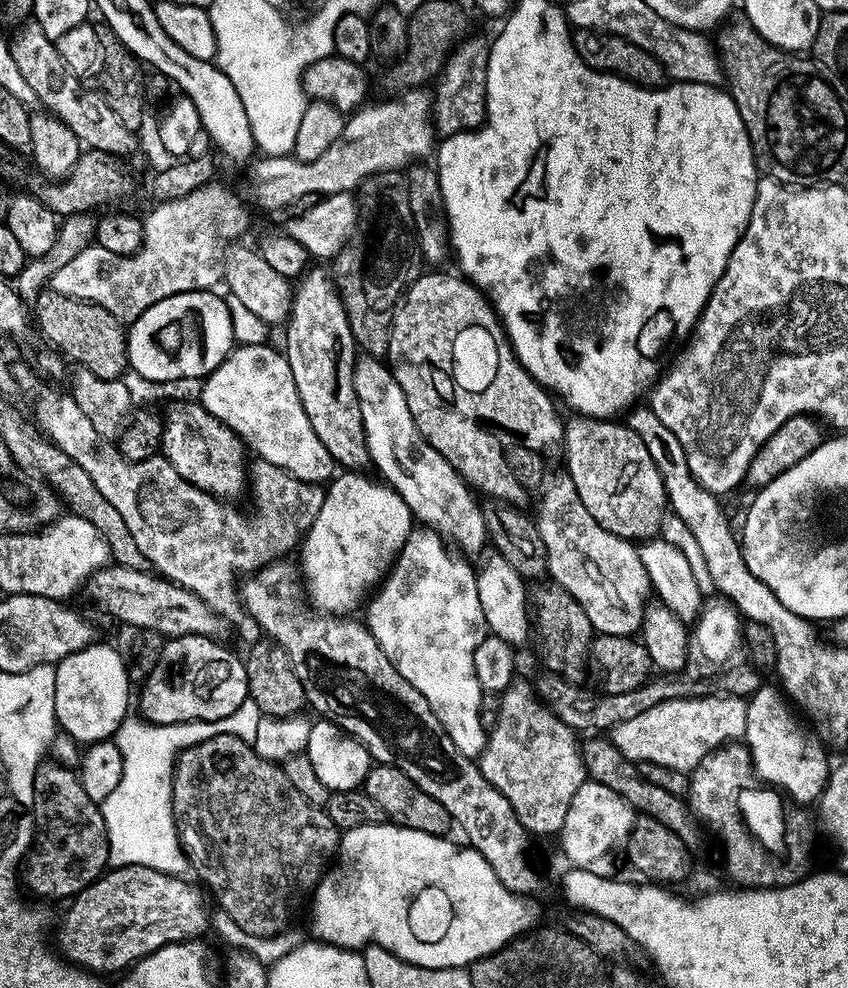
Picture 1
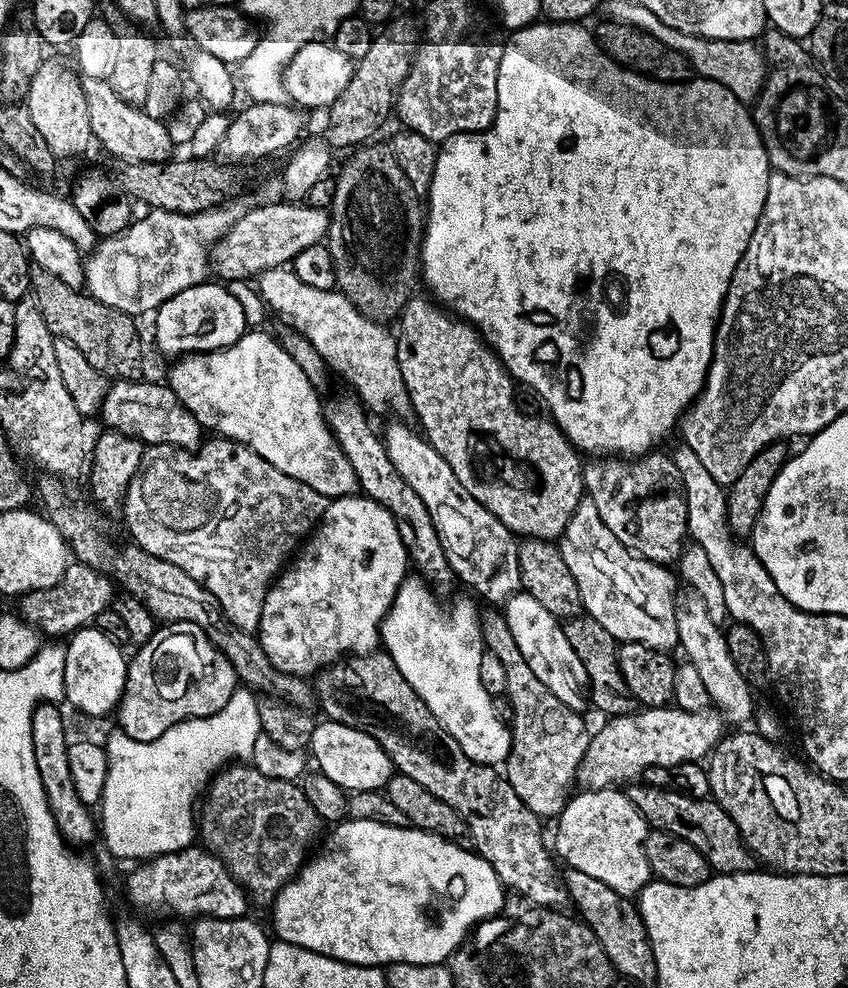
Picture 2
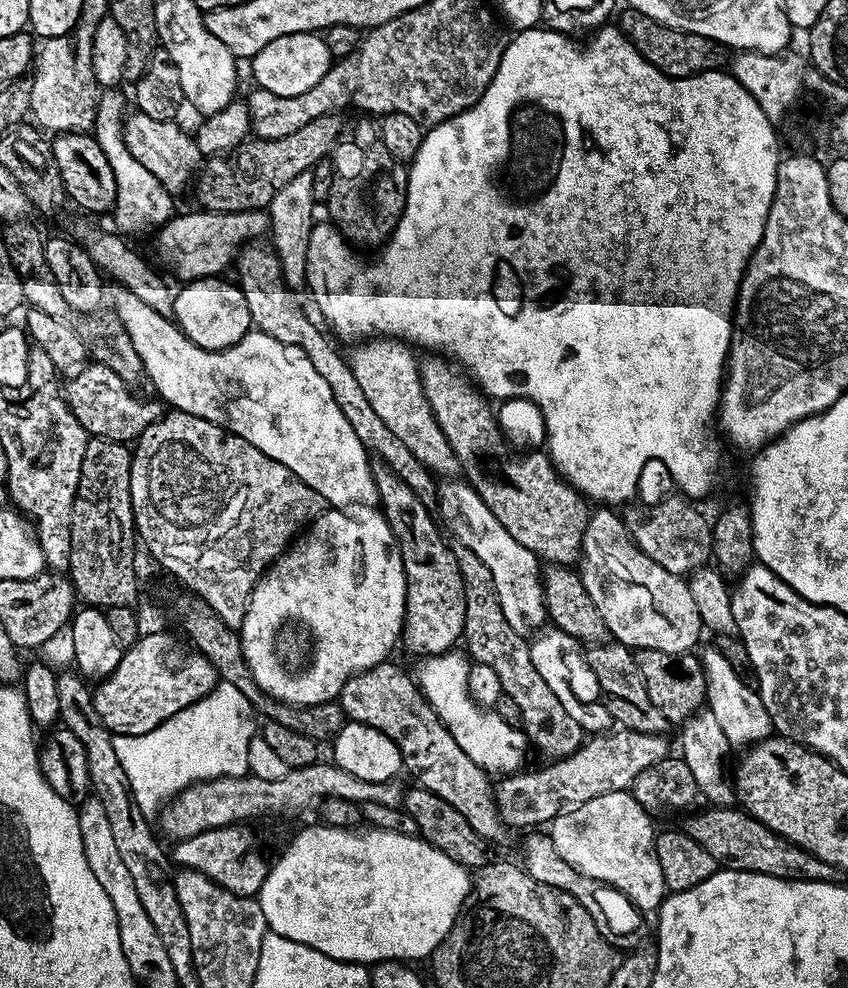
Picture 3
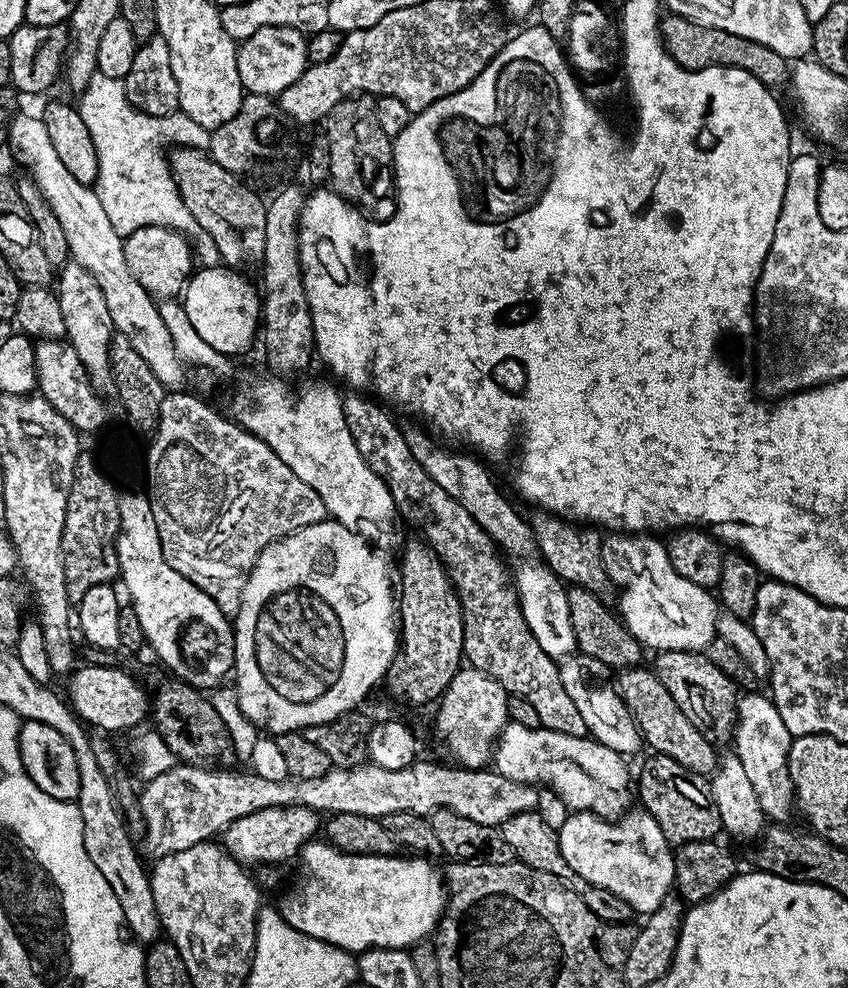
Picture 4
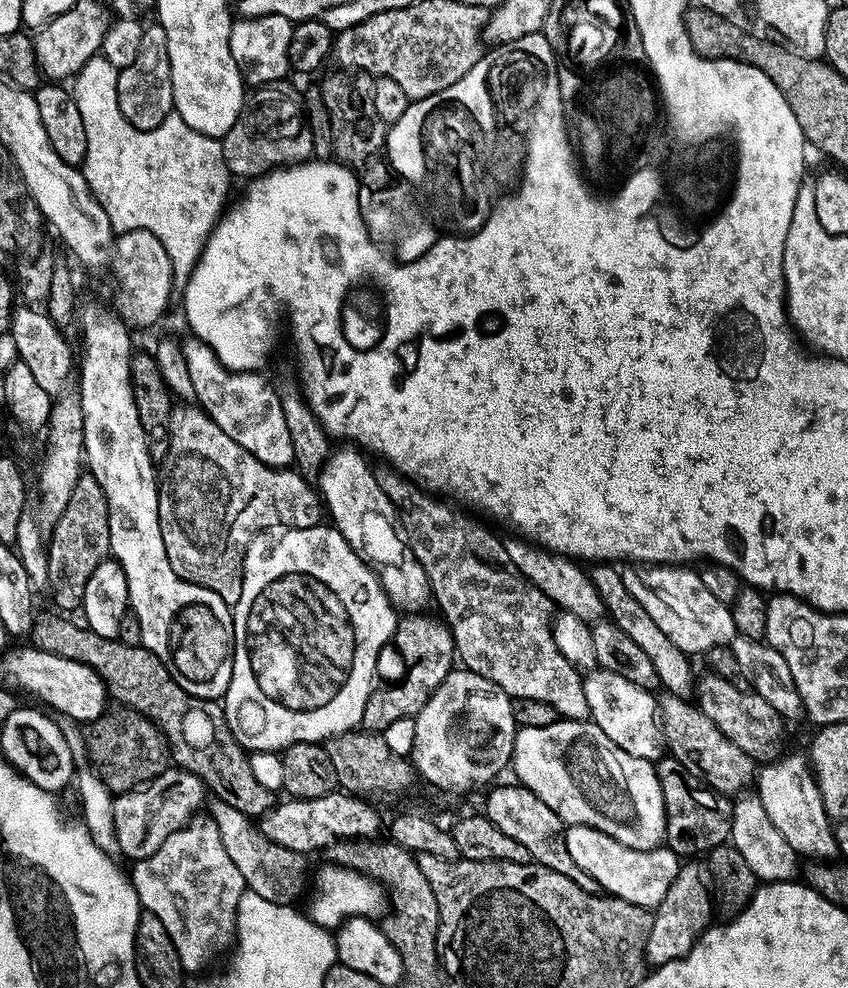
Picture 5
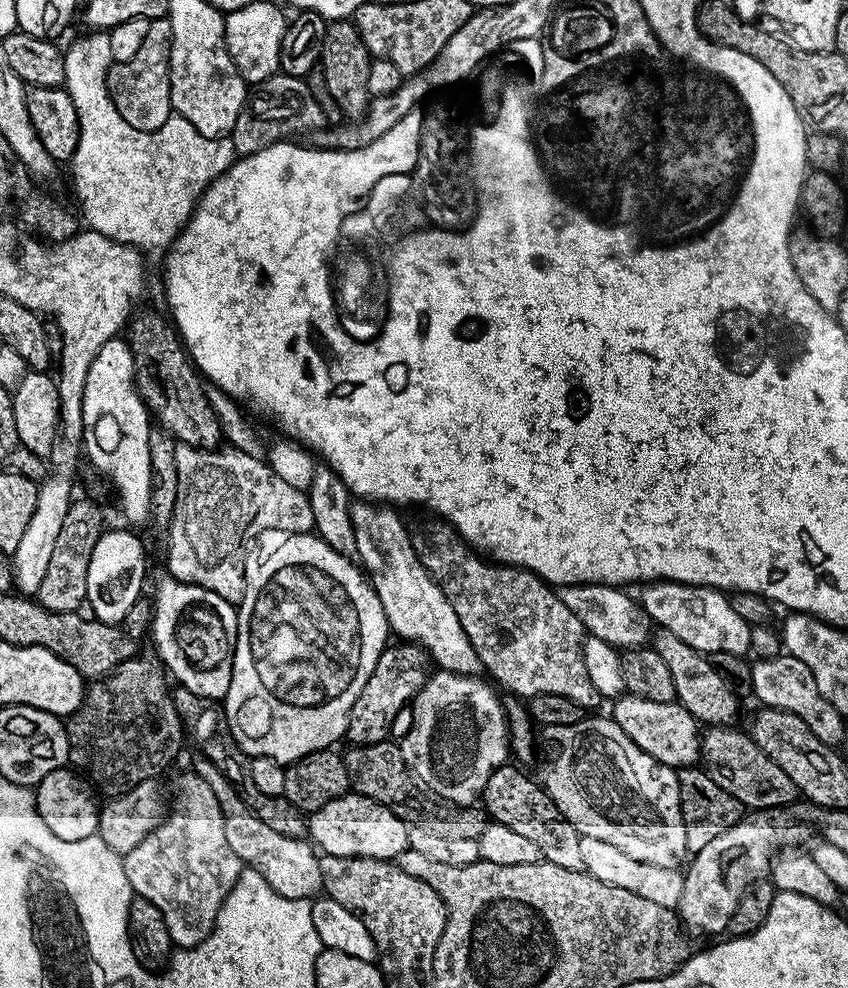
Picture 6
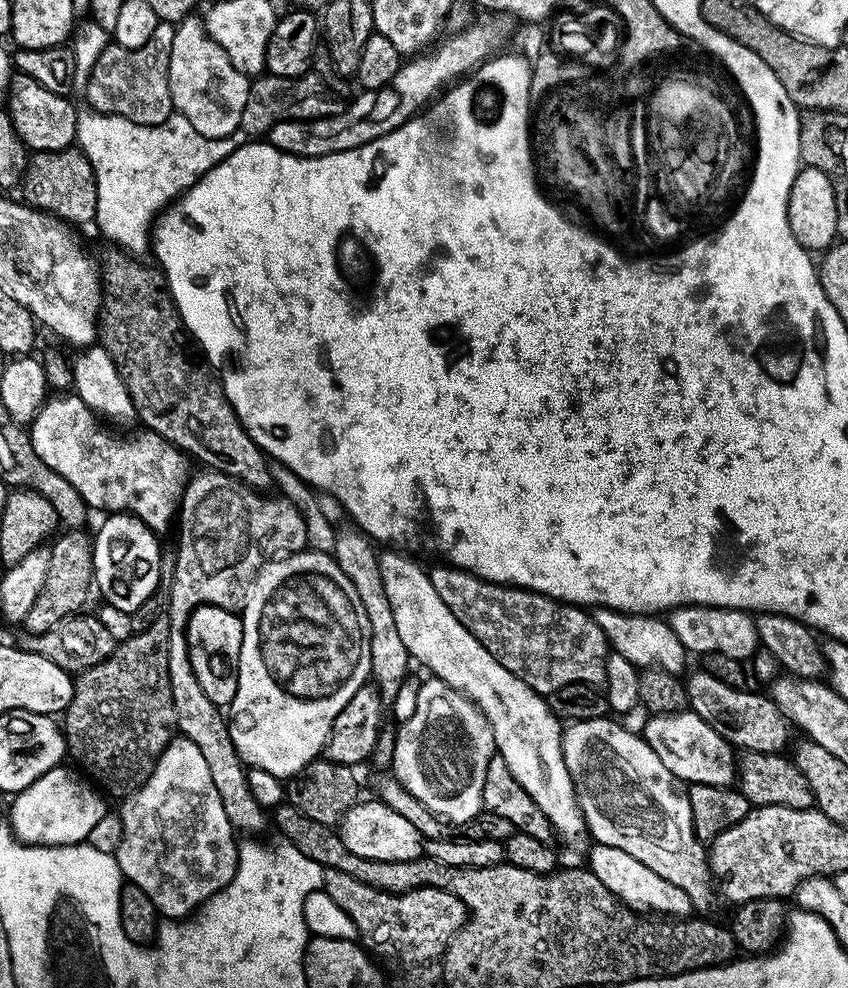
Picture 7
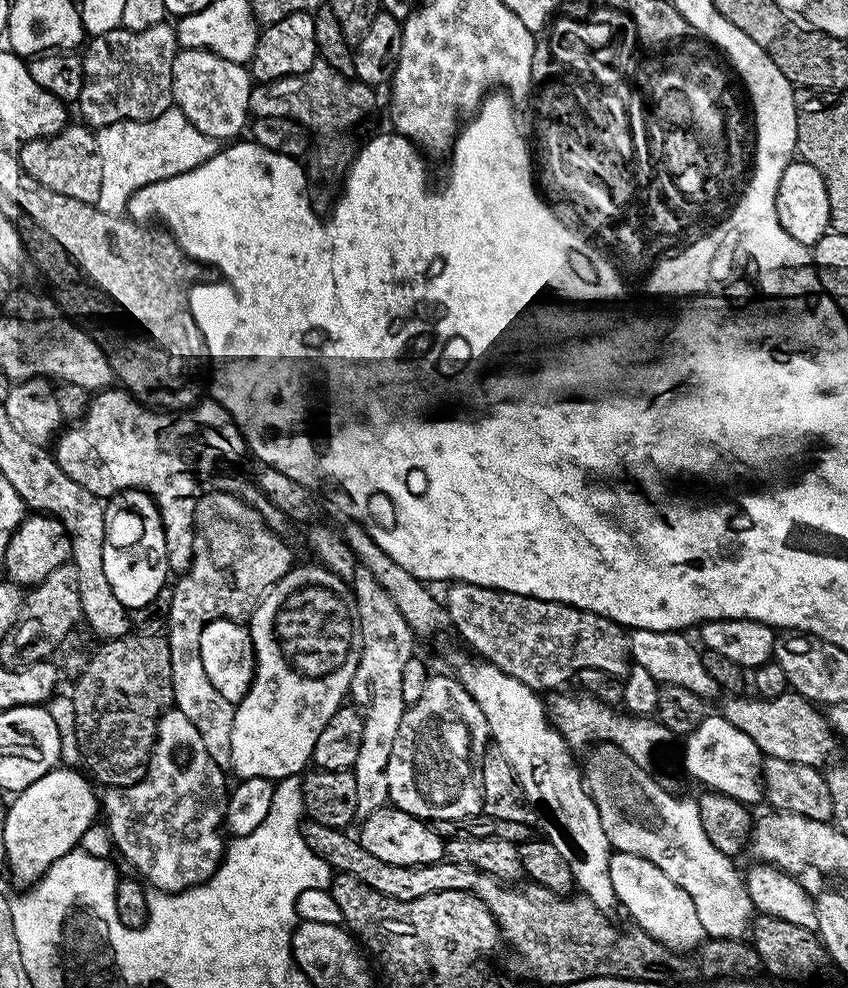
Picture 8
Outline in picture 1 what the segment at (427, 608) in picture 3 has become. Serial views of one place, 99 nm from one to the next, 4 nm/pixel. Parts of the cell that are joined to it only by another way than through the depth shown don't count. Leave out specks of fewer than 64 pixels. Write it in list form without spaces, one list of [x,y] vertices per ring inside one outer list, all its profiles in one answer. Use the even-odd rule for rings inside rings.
[[[309,267],[294,288],[292,310],[286,321],[288,328],[288,365],[294,374],[294,386],[318,434],[318,442],[330,450],[337,465],[344,470],[369,467],[366,430],[362,426],[362,410],[354,390],[354,370],[358,359],[356,340],[350,330],[348,315],[336,289],[336,282],[327,271]]]

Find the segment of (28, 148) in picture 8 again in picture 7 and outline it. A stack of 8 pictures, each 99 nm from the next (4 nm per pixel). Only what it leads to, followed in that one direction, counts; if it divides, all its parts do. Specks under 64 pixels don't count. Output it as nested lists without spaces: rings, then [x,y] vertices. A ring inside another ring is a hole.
[[[75,147],[57,152],[37,152],[29,159],[28,169],[24,171],[22,189],[23,203],[55,216],[69,226],[91,225],[96,218],[98,190],[94,170],[83,152]]]

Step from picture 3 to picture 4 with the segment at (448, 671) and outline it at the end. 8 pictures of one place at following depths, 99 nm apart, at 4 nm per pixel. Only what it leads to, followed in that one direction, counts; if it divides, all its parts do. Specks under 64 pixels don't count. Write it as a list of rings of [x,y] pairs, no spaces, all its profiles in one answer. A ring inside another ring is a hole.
[[[509,722],[505,724],[500,739],[494,745],[494,770],[514,782],[522,782],[533,786],[549,784],[552,792],[568,807],[568,810],[578,812],[593,812],[605,820],[615,820],[627,813],[634,804],[634,788],[628,785],[628,768],[624,765],[625,757],[621,753],[610,750],[610,746],[602,746],[593,740],[591,735],[575,736],[562,734],[558,730],[550,730],[533,726],[527,728],[524,724]]]

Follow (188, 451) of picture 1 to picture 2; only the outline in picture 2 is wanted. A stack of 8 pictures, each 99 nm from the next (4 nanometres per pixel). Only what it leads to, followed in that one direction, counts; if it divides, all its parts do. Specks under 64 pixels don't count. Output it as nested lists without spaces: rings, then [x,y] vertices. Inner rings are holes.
[[[145,378],[131,380],[116,380],[109,383],[108,393],[98,413],[99,419],[104,419],[103,427],[108,430],[125,432],[128,436],[137,436],[145,445],[169,444],[178,448],[196,450],[201,447],[202,429],[196,415],[169,388],[167,383],[151,384]]]

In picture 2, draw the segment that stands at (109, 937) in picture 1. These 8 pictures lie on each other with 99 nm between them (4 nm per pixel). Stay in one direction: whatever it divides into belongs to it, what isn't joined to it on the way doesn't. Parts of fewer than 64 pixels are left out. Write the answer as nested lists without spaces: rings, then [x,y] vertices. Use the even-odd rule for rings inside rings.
[[[191,846],[177,852],[163,853],[151,857],[150,862],[137,863],[136,869],[128,876],[128,900],[136,908],[152,912],[155,908],[165,908],[173,917],[203,918],[213,916],[223,920],[238,920],[249,915],[250,897],[240,883],[228,874],[228,867],[212,852],[203,846]]]

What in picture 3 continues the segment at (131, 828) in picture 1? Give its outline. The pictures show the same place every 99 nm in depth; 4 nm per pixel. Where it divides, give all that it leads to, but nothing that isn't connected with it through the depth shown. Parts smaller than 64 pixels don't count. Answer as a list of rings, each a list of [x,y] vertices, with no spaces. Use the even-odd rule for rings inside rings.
[[[219,681],[206,698],[172,715],[149,734],[114,734],[114,751],[122,770],[126,771],[139,809],[152,818],[166,803],[194,784],[247,775],[249,744],[256,734],[254,719],[245,695],[233,685]]]

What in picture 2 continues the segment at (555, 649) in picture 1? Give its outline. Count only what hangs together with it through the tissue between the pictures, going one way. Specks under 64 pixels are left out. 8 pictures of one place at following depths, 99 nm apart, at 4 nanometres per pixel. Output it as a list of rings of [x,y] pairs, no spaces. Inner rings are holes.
[[[581,614],[573,616],[563,625],[566,638],[569,639],[574,657],[584,667],[588,675],[588,688],[592,691],[590,704],[600,712],[605,712],[605,717],[627,716],[638,708],[638,701],[630,694],[626,686],[626,678],[622,678],[622,670],[618,666],[618,641],[602,626],[593,616]]]

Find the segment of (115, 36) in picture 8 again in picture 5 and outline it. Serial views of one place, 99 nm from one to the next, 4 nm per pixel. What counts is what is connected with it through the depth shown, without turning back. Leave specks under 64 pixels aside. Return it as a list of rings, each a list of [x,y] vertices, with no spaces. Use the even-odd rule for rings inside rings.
[[[158,22],[149,23],[142,34],[142,46],[138,46],[138,58],[130,66],[119,69],[116,74],[118,106],[136,128],[145,132],[156,128],[167,116],[173,115],[172,83],[170,82],[170,58],[166,46],[166,30]]]

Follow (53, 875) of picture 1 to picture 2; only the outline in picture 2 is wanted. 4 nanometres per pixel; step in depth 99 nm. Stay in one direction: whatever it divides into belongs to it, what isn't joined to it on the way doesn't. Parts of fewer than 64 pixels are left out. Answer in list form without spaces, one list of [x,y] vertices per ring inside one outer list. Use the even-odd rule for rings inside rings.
[[[52,702],[37,703],[34,714],[30,717],[30,738],[34,742],[34,762],[38,766],[38,778],[42,778],[42,786],[46,790],[46,798],[48,805],[52,811],[54,822],[58,826],[60,835],[64,837],[69,845],[88,844],[92,839],[98,836],[98,820],[94,815],[93,809],[89,805],[82,802],[82,798],[78,798],[78,794],[74,790],[74,784],[70,778],[70,764],[68,762],[68,745],[70,737],[64,729],[64,716],[56,709],[57,705]]]

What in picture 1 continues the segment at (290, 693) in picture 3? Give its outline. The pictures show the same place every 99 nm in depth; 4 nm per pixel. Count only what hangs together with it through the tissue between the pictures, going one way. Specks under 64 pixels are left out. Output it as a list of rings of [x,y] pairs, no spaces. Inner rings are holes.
[[[348,470],[337,475],[327,485],[322,510],[318,510],[318,518],[314,518],[310,530],[302,537],[298,548],[298,567],[306,581],[306,596],[310,604],[313,604],[311,607],[337,618],[355,613],[352,611],[369,599],[373,589],[388,575],[403,550],[404,543],[408,541],[409,534],[414,531],[412,511],[406,506],[406,502],[402,502],[395,488],[379,479],[371,480],[364,475],[368,474],[360,470]]]

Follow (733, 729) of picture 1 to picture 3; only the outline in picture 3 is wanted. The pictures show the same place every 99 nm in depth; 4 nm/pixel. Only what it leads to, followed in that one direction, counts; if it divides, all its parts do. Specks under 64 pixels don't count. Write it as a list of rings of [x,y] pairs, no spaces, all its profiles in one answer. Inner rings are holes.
[[[608,730],[585,739],[578,751],[553,759],[549,768],[505,775],[501,779],[504,781],[494,788],[500,818],[505,825],[532,830],[537,826],[551,825],[562,814],[570,814],[570,810],[578,810],[578,806],[590,802],[590,798],[631,789],[642,770],[669,759],[670,752],[664,739],[663,735],[645,732]]]

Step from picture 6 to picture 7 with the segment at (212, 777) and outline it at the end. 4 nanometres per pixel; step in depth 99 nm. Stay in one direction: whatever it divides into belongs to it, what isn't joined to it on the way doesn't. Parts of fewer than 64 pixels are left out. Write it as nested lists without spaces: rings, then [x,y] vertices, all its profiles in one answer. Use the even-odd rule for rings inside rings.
[[[180,638],[168,641],[168,673],[170,674],[170,694],[174,694],[176,727],[179,735],[190,738],[206,758],[210,774],[214,777],[214,787],[222,797],[222,806],[226,806],[226,818],[230,818],[233,829],[244,834],[258,834],[264,828],[265,809],[254,798],[252,787],[248,785],[246,765],[236,753],[234,742],[228,736],[228,720],[221,709],[210,698],[198,682],[194,670],[188,661],[188,641]]]

